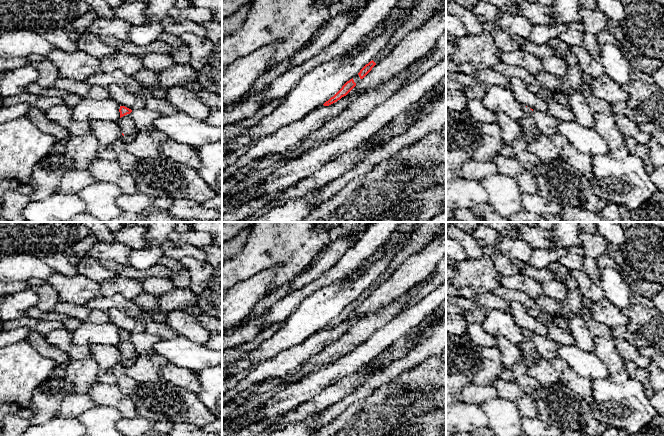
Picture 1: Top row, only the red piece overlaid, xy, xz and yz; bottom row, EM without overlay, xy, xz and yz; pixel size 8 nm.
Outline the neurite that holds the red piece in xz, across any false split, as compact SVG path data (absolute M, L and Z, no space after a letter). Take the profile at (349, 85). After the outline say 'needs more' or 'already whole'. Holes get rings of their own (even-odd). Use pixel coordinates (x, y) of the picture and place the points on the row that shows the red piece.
M419 0L413 6L411 13L407 16L404 23L391 36L388 44L366 64L360 72L352 79L347 81L342 88L323 105L329 106L342 97L346 96L359 82L363 79L372 68L382 59L387 57L398 43L410 32L422 27L426 22L431 20L437 13L446 9L446 0Z | needs more

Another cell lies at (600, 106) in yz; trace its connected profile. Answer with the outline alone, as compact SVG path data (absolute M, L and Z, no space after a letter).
M585 87L582 92L587 100L587 103L595 111L595 113L611 113L611 104L596 97L587 87Z

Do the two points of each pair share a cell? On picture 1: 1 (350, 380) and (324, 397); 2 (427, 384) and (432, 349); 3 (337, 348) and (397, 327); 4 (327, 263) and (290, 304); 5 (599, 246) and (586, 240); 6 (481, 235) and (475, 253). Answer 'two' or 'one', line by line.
1: one
2: two
3: two
4: two
5: one
6: two

